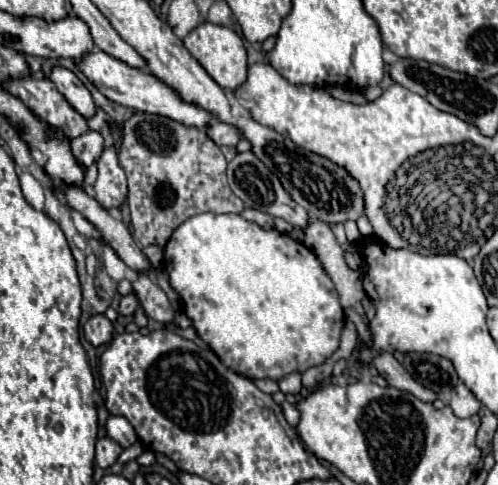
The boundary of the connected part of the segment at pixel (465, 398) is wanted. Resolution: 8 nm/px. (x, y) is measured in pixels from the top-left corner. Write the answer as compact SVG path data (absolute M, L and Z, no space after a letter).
M458 382L452 390L450 408L458 418L470 418L470 416L478 414L480 402L474 398L474 394L462 382Z

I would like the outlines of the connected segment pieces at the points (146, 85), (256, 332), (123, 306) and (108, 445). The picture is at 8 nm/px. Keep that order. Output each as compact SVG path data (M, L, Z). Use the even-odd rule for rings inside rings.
M94 50L94 54L86 54L86 58L78 60L78 68L86 74L86 78L112 102L118 102L122 106L130 106L134 110L142 110L148 114L160 114L166 118L172 118L176 122L182 122L184 126L196 126L196 128L208 128L210 120L214 120L214 114L210 110L200 108L198 104L184 102L174 88L158 80L154 74L148 74L144 70L126 66L124 62L118 62L116 58L110 58L110 54L102 50Z
M202 212L196 216L190 216L184 224L180 224L170 240L164 246L164 264L170 276L170 284L176 288L176 292L184 300L184 312L192 320L198 336L208 342L208 346L216 352L216 356L234 372L248 376L248 378L272 378L278 380L282 376L288 376L290 372L304 372L320 362L324 362L340 344L340 332L344 326L344 312L338 302L338 294L334 294L334 284L330 282L328 274L322 270L322 264L318 262L316 254L308 250L302 242L296 242L288 234L278 232L276 228L264 230L254 222L244 220L240 214L212 214L212 212Z
M133 293L130 296L123 296L119 303L119 313L122 316L133 315L135 310L138 308L139 302ZM122 310L128 310L128 312L122 312Z
M102 438L96 442L96 464L100 468L112 466L120 454L122 454L122 446L118 446L114 440Z

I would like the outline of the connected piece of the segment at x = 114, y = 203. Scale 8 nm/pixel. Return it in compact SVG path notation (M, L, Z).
M114 146L102 150L98 160L98 178L94 182L94 198L104 210L122 208L128 196L128 184L124 168L118 162L118 152Z

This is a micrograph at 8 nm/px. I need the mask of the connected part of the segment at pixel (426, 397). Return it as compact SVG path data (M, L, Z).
M380 352L378 358L372 360L372 364L390 386L394 386L398 390L406 390L406 392L414 394L416 398L422 398L422 402L434 402L436 394L432 390L426 390L422 384L414 382L414 378L410 378L410 374L406 374L402 364L390 352Z

